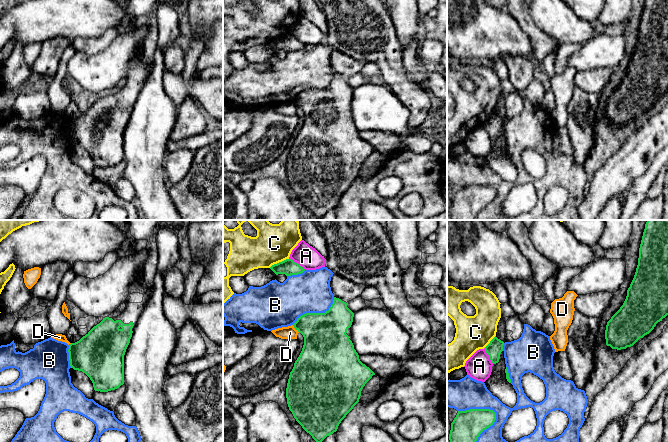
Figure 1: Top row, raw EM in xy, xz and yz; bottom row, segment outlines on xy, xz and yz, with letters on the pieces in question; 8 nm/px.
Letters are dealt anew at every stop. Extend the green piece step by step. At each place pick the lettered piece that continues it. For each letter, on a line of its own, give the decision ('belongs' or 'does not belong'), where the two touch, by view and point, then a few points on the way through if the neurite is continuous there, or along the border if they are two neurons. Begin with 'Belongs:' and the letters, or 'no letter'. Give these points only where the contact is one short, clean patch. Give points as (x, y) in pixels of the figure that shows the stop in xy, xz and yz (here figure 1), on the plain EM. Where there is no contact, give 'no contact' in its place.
Belongs: no letter
A: does not belong; contact xz (297, 39)
B: does not belong; contact yz (489, 202)
C: does not belong; contact xz (279, 38); border xz (289, 34), (274, 39), (269, 43)
D: does not belong; contact xz (296, 105); border xz (292, 101), (299, 108)

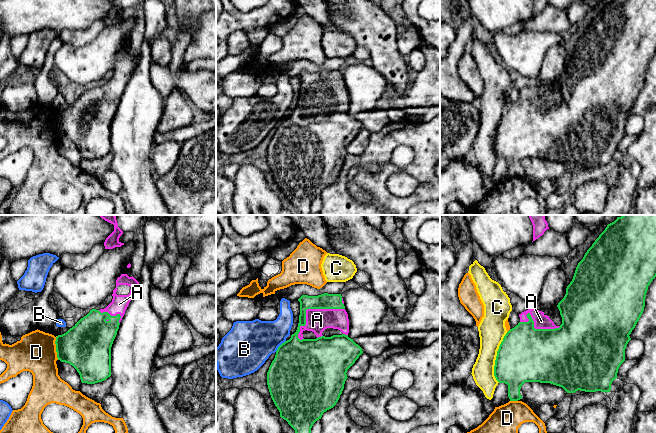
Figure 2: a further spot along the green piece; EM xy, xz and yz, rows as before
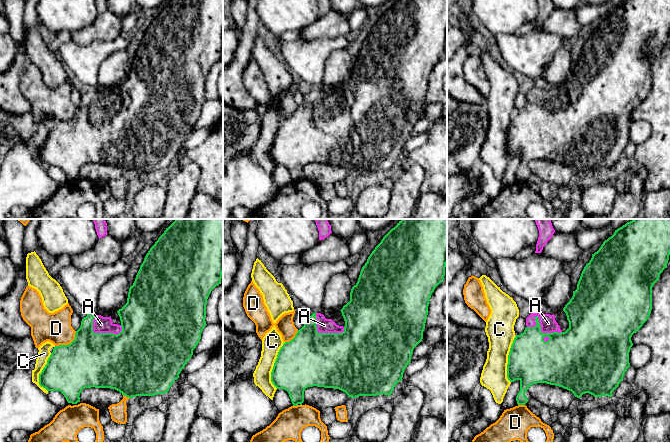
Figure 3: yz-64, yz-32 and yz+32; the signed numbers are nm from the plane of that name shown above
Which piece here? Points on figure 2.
Belongs: A
A: belongs; contact xz (310, 84)
B: does not belong; contact xz (279, 122)
C: does not belong; contact yz (496, 133)
D: does not belong; contact xy (56, 124)

